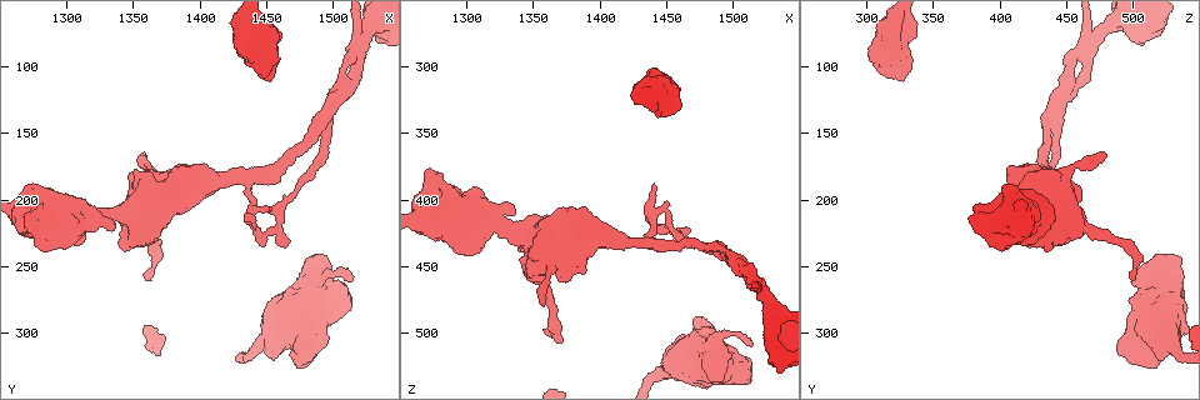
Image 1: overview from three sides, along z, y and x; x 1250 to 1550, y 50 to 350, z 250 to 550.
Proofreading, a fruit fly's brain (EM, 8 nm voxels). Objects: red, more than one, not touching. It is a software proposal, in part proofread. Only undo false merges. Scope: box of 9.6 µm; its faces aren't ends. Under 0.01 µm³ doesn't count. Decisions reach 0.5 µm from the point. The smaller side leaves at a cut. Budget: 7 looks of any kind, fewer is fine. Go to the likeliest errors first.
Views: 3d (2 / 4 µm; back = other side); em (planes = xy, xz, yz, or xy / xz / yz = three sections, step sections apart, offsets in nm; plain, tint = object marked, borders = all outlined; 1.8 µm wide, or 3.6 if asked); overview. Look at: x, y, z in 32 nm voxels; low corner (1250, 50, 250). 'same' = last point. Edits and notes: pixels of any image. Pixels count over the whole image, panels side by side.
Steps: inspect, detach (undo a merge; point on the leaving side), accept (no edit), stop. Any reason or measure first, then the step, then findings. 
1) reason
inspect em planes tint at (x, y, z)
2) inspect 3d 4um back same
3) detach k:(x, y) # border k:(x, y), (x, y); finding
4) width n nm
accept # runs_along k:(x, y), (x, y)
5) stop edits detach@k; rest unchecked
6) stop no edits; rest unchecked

abrupt turn
inspect em planes tint at (1440, 206, 414)

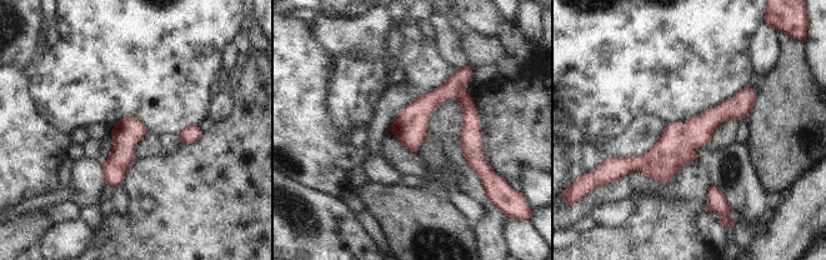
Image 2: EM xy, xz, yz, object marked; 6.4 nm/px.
detach 2:(471, 128) # a second neuron is stuck on

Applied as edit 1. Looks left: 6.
sharp bend
inspect em 3.6um yz step 8 borders at (1362, 194, 432)

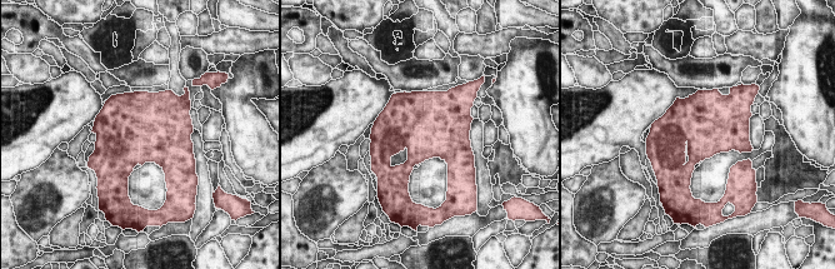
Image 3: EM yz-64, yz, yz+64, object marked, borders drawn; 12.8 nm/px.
width 850 nm
accept # one neuron here

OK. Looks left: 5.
stop edits detach@2; rest unchecked

